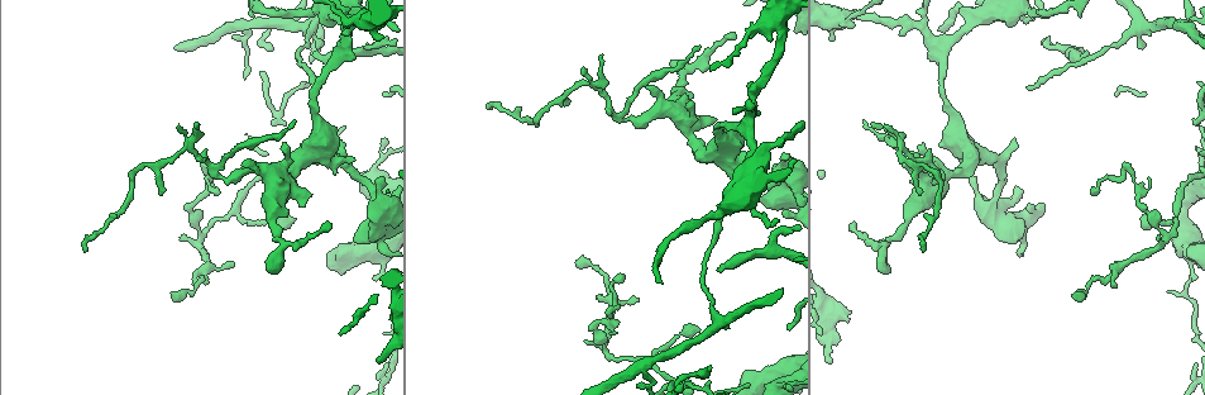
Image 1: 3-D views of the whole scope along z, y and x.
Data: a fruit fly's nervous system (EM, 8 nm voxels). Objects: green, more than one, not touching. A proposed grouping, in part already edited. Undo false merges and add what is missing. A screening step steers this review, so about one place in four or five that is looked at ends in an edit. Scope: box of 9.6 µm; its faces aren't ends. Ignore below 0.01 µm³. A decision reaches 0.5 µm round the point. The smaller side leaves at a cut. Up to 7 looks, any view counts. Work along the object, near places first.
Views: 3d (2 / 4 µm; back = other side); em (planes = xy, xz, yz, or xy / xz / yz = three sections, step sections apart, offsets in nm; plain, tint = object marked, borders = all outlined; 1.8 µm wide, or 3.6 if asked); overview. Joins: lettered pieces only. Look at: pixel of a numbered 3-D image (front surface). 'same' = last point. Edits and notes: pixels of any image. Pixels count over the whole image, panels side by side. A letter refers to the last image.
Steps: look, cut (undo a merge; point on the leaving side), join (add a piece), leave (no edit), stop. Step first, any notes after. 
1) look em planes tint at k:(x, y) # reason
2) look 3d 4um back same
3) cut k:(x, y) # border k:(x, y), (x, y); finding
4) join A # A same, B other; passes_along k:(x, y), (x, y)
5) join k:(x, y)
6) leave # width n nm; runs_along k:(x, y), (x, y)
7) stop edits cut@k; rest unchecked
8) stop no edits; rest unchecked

look em 3.6um planes borders at 1:(648, 364) # sharp bend

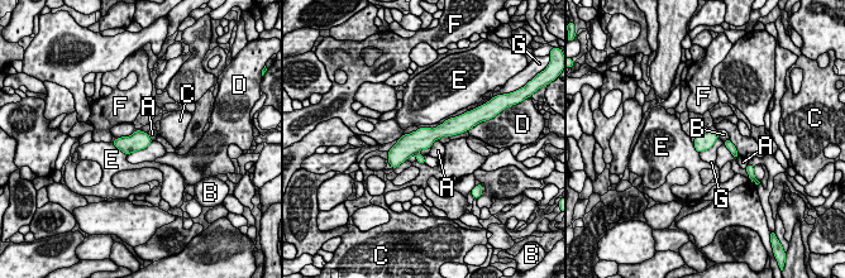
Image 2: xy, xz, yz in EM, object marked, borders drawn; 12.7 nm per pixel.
cut 2:(423, 138) # longest_contact G 380 nm; A other, B other, C other, D other, E other, F other, G other; part_leaving 2:(458, 129), (443, 129), (391, 154); two neurons meet here

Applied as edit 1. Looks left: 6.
look 3d 2um at 1:(740, 155) # free end

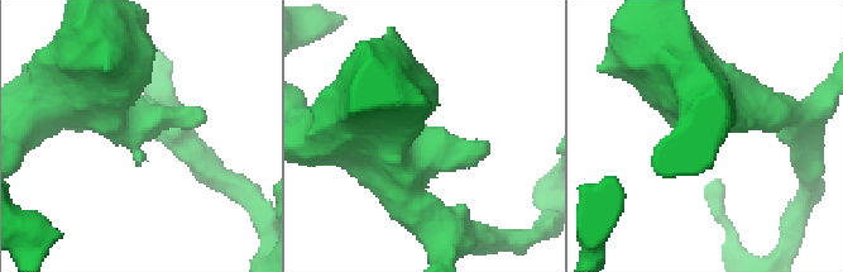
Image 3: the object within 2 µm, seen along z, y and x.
look em planes borders at 3:(423, 130) # need the tissue

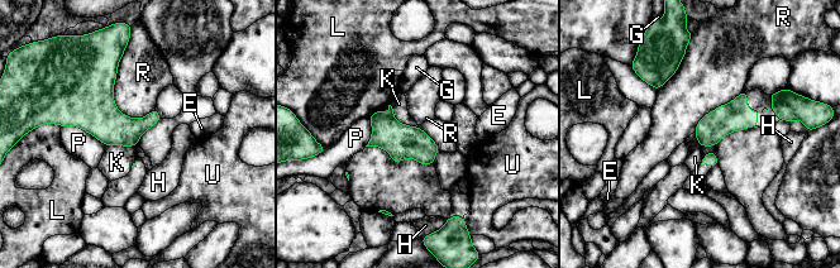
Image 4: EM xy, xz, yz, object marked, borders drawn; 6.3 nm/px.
leave # E other, G other, H other, K other, L other, P other, R other, U other; border 4:(390, 105), (397, 120), (418, 127); none of them fits

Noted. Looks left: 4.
look em planes tint at 1:(379, 362)

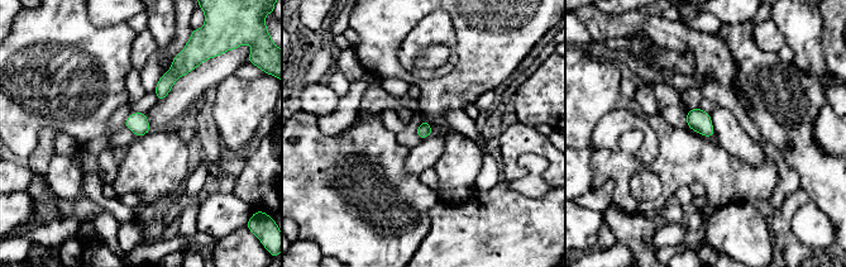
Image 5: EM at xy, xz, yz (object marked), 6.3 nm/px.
look em planes borders same

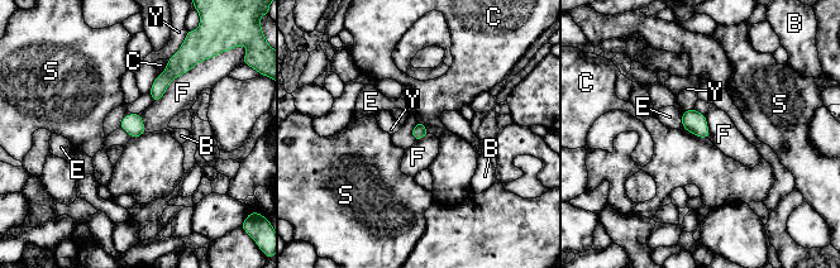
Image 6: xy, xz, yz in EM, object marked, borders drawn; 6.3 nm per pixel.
leave # B other, C other, E other, F other, S other, Y other; border 6:(682, 127), (707, 139); no lettered piece goes on from it

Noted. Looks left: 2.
stop edits cut@2; rest unchecked

